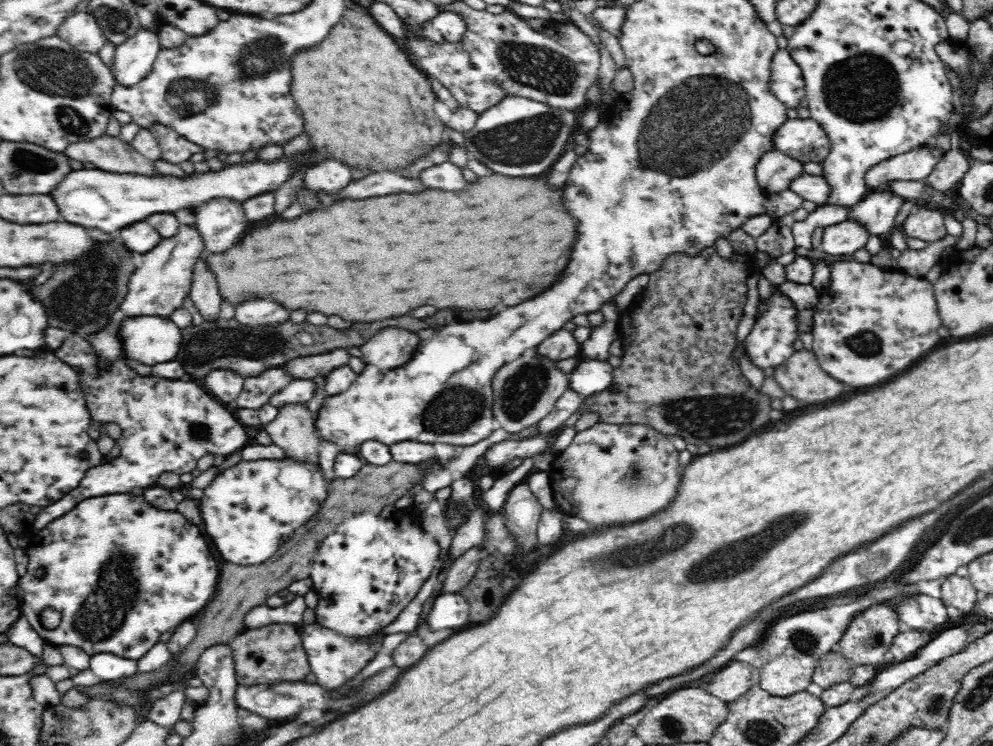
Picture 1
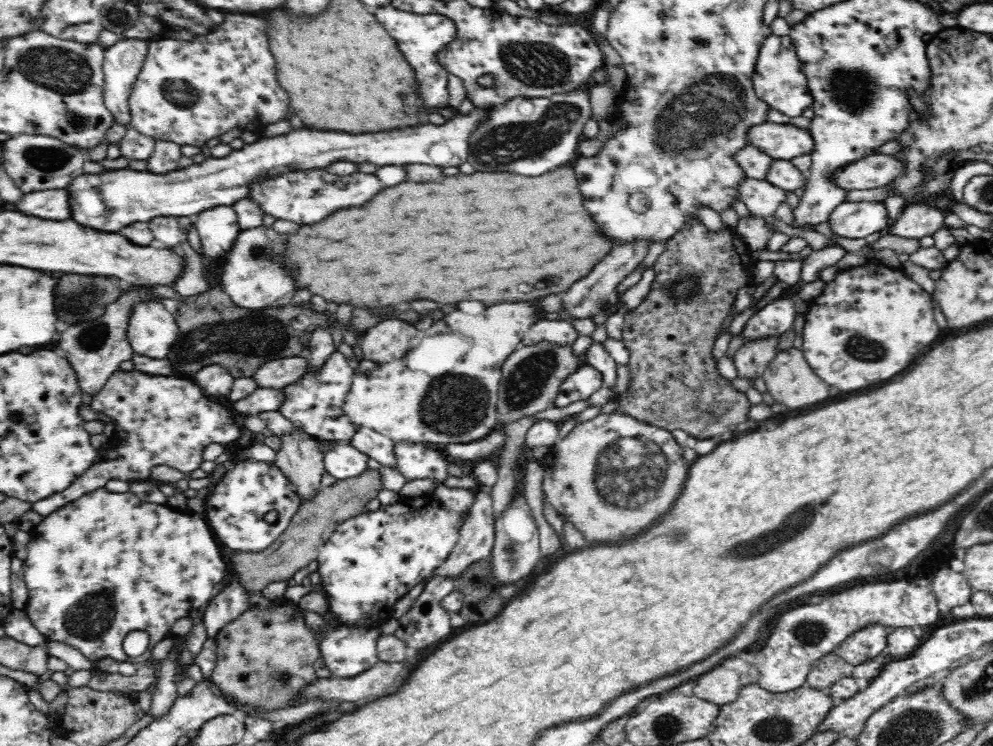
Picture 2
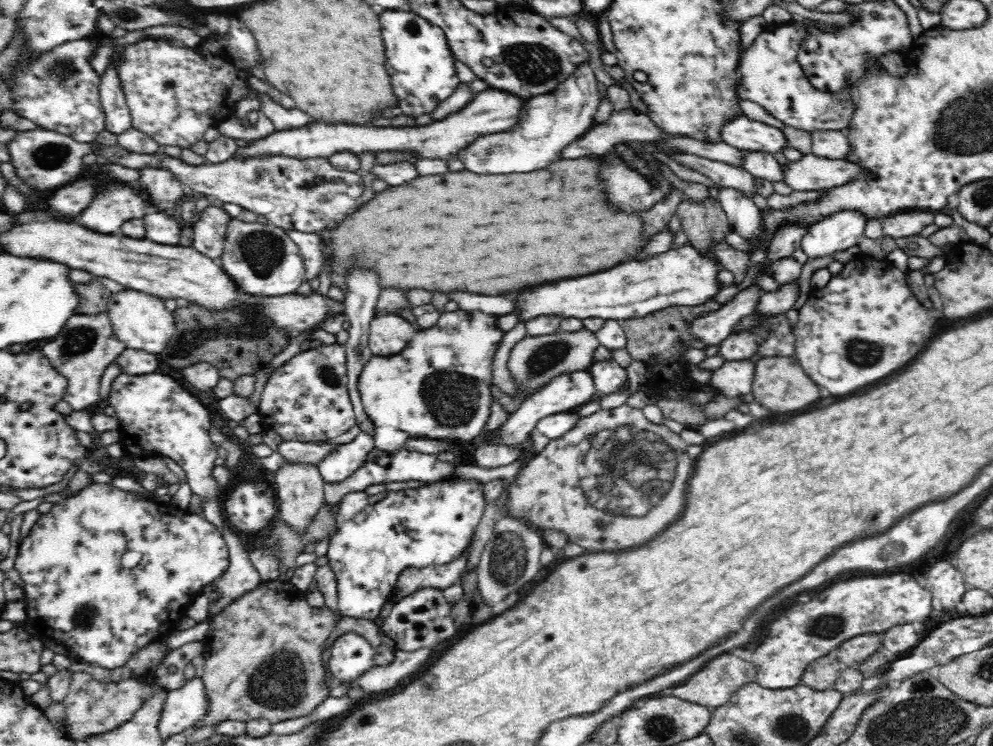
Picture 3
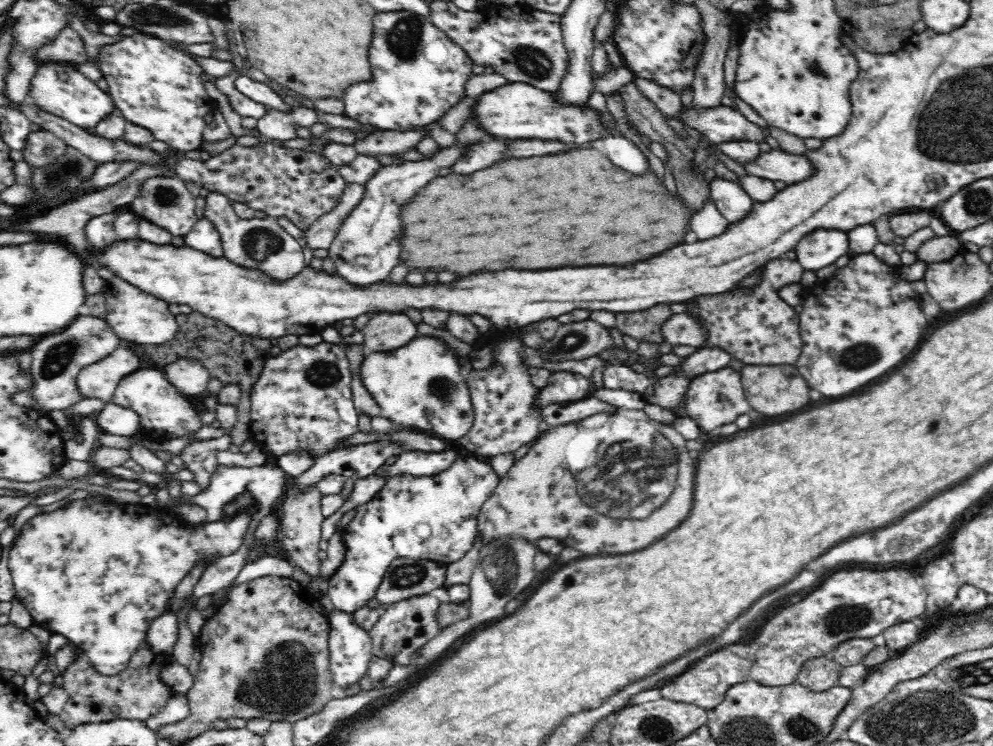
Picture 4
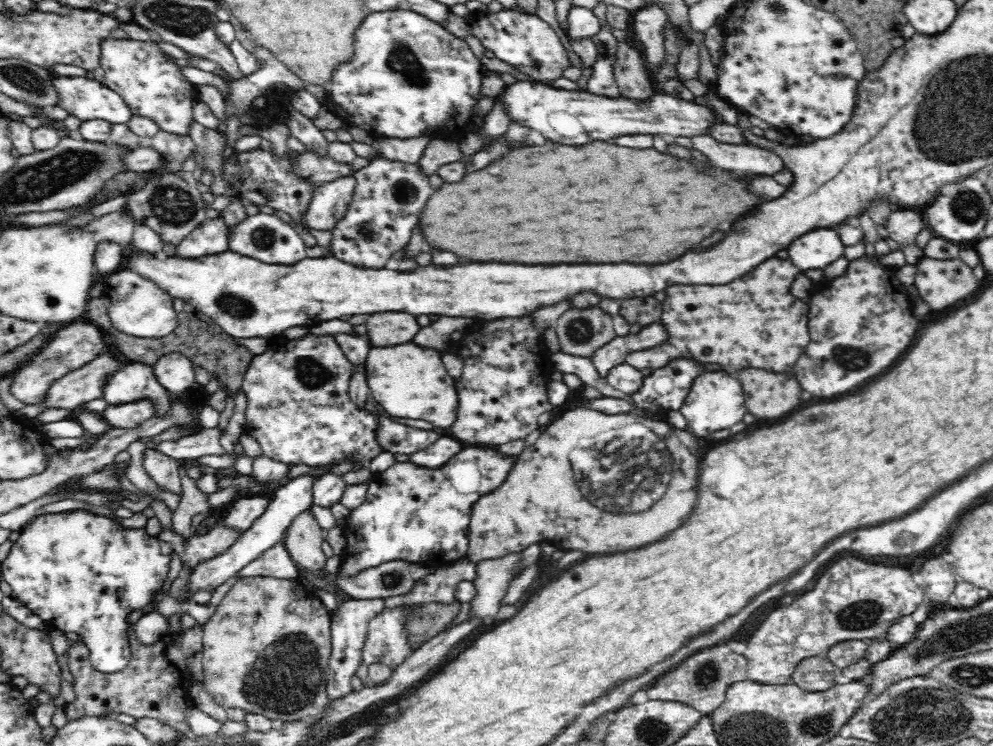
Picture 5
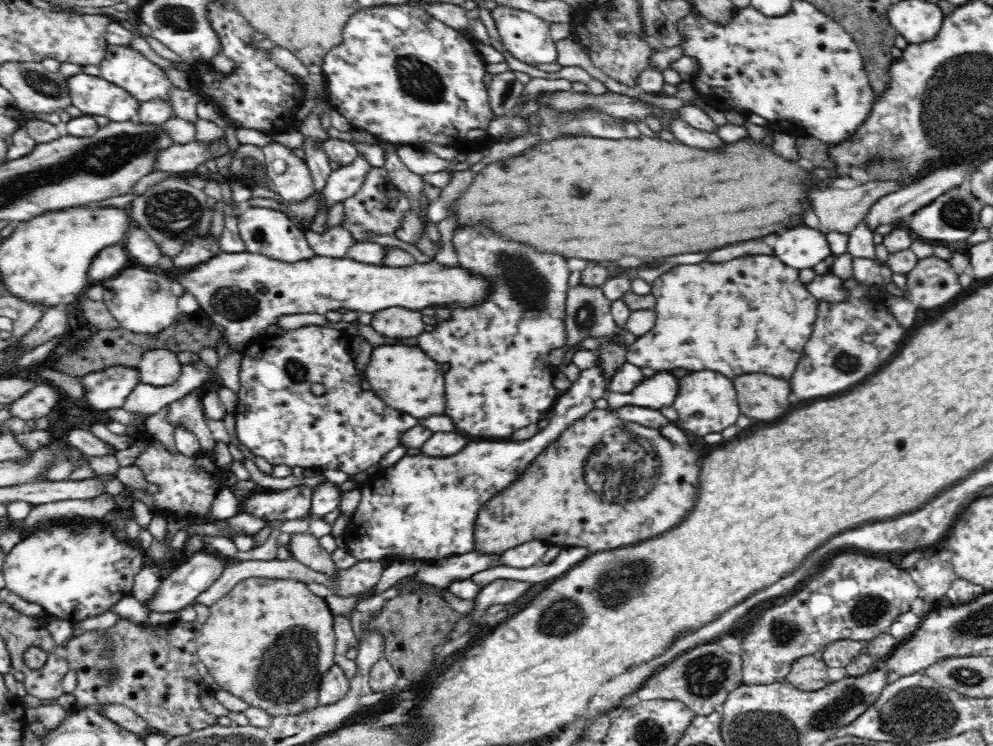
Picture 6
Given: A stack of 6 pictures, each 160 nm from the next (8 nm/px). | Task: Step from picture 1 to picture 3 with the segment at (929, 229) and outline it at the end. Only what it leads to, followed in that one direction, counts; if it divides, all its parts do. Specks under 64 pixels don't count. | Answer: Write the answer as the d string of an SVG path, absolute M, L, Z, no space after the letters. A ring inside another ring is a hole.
M906 210L905 212L896 212L895 214L890 214L888 217L883 217L881 221L882 221L882 232L884 232L884 234L880 239L876 240L877 245L880 246L880 240L882 240L884 236L892 236L896 240L906 236L919 235L921 230L925 226L928 226L929 224L933 223L934 215L935 212L932 212L930 210Z

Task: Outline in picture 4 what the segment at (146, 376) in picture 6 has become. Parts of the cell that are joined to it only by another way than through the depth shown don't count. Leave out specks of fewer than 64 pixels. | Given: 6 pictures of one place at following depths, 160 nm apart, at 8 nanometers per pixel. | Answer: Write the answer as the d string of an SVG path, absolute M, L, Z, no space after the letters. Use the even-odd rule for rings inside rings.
M177 358L173 363L165 364L161 370L174 389L184 396L206 392L211 378L206 367L196 359Z

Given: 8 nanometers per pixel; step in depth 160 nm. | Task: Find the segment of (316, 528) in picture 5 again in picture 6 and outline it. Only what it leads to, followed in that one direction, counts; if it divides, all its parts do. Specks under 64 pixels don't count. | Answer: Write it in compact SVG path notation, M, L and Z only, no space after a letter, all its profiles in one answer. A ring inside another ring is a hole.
M310 531L292 534L287 547L296 560L316 572L325 574L327 578L336 578L336 574L340 572L336 562L332 559L332 554L319 543L319 538Z

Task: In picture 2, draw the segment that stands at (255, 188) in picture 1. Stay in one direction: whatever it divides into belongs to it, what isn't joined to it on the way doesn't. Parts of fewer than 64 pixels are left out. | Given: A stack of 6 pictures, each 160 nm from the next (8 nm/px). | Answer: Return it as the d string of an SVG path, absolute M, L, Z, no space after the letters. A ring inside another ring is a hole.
M476 105L467 113L458 111L444 124L420 123L382 130L382 132L340 132L312 127L292 129L278 136L259 137L253 144L232 150L223 158L210 157L185 169L156 176L147 171L116 169L106 174L82 174L74 178L68 191L74 204L74 220L102 232L118 232L132 222L148 222L159 216L189 216L215 206L231 206L244 199L252 179L269 177L298 169L325 168L337 160L357 163L371 162L376 166L429 164L459 166L467 161L470 136L494 114L494 107Z

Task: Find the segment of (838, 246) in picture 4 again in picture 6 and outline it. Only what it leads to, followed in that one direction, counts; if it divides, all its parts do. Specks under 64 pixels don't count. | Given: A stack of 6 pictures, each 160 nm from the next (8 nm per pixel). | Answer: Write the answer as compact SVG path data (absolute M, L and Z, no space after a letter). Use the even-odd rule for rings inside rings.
M808 226L792 228L784 234L778 234L772 252L782 263L798 270L814 268L820 260L832 256L824 234Z

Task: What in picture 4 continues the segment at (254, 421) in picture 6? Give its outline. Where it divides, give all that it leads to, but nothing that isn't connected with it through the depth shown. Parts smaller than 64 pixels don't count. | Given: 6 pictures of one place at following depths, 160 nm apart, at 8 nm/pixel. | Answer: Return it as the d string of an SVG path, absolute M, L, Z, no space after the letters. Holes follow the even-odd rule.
M322 341L315 346L305 346L301 343L288 350L283 350L278 356L268 357L263 366L260 367L260 376L254 382L254 385L250 389L250 422L249 430L250 436L255 441L258 451L264 451L266 454L271 454L274 457L284 456L286 454L292 454L292 452L307 452L311 458L317 458L333 450L340 449L346 440L350 439L350 436L354 436L357 432L360 432L358 427L359 418L356 415L353 403L353 392L351 391L351 373L349 369L349 360L345 355L344 349L334 343Z

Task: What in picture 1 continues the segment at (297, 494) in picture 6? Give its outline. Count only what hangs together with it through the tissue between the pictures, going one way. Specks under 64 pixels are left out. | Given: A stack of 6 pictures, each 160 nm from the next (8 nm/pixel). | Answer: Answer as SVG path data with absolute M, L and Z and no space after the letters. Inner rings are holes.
M110 493L106 496L86 497L84 500L78 501L78 504L70 509L70 512L63 514L56 520L52 520L44 529L40 529L30 533L30 543L26 548L27 553L27 569L24 575L19 578L18 586L22 591L21 599L22 612L28 618L28 622L32 628L46 640L47 643L54 645L77 646L85 650L90 656L100 654L101 652L110 652L130 660L140 660L155 644L160 642L160 636L164 632L174 630L186 620L193 620L202 610L208 606L208 602L212 600L218 588L220 580L220 567L218 562L212 558L210 545L204 538L205 532L202 525L193 524L188 521L177 510L158 510L154 506L150 506L142 496L134 496L134 494L126 493ZM51 608L60 613L60 622L55 630L44 630L44 625L40 621L42 610Z

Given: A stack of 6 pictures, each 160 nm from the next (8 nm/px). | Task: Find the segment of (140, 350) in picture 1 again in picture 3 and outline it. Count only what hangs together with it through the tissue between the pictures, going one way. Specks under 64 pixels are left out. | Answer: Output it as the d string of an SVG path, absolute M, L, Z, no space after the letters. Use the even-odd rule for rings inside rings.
M134 289L111 293L106 314L117 340L126 344L128 348L145 350L157 356L177 331L173 313L166 310L162 300Z

